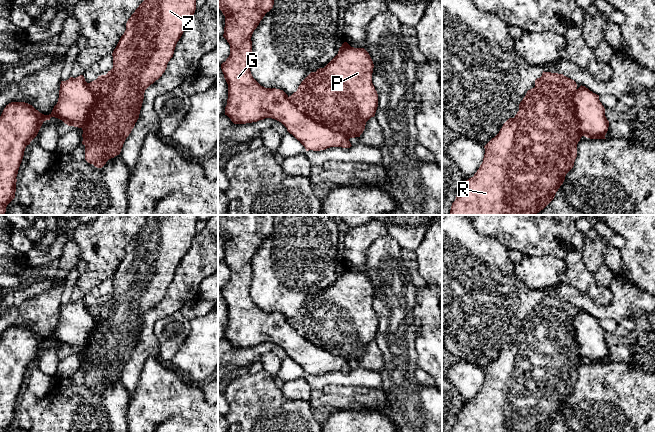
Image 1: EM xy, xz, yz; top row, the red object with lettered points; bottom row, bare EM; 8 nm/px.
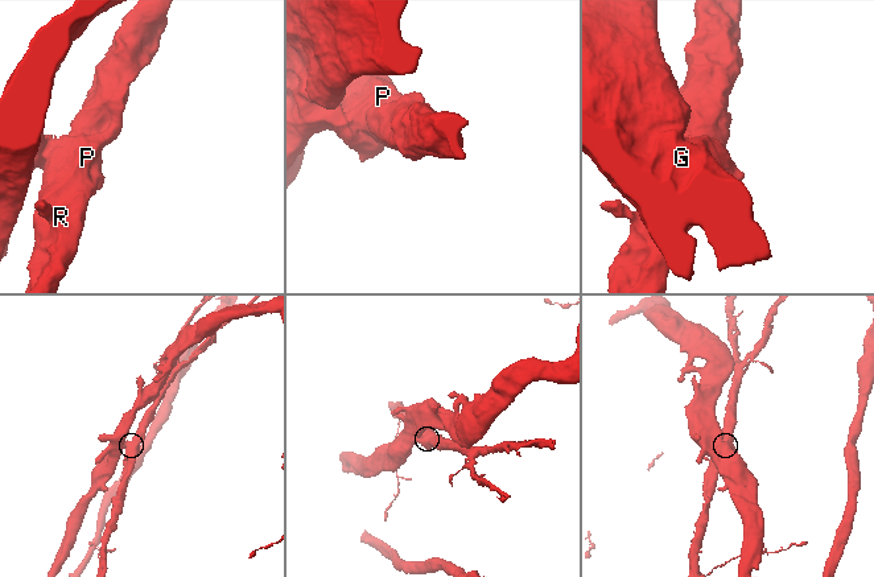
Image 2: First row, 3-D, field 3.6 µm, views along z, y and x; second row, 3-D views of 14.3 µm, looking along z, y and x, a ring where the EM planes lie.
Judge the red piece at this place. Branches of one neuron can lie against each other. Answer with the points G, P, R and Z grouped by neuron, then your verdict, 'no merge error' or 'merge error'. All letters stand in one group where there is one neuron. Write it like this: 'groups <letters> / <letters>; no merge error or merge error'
groups G / P R Z; merge error

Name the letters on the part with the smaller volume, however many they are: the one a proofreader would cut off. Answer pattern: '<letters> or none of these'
P, R, Z

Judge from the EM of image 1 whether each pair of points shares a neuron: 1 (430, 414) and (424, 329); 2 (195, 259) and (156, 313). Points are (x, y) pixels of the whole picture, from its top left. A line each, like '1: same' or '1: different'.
1: different
2: same

